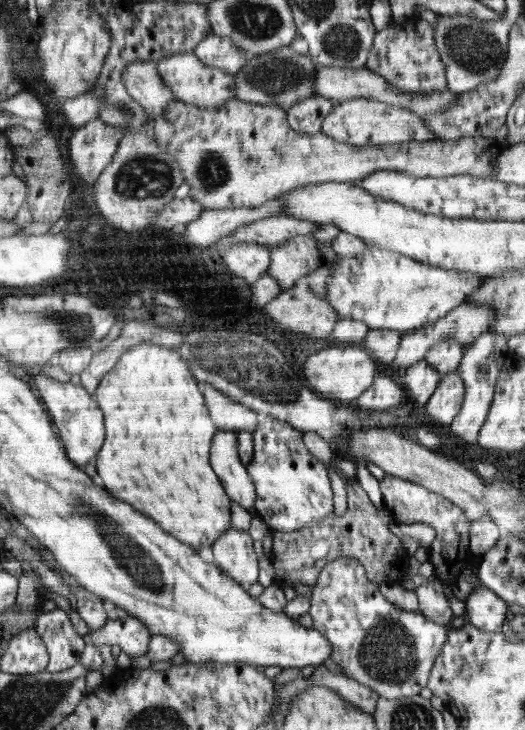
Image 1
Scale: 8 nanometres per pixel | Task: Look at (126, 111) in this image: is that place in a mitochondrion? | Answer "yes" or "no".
yes

